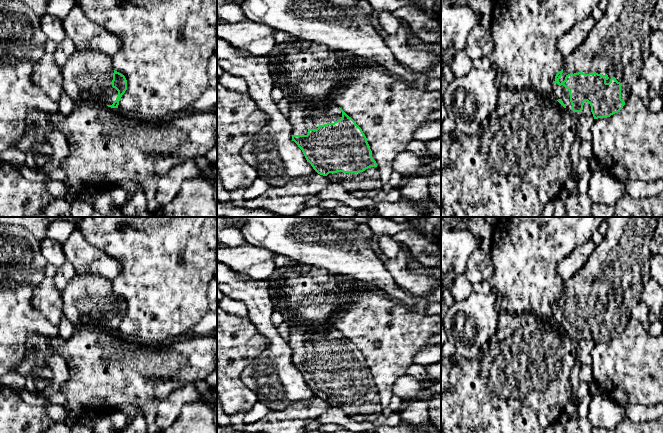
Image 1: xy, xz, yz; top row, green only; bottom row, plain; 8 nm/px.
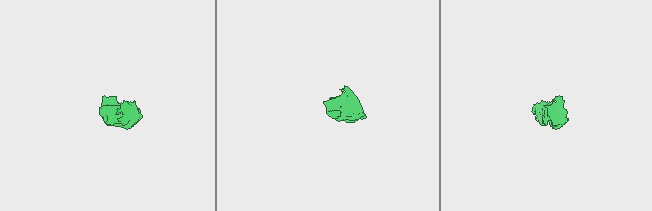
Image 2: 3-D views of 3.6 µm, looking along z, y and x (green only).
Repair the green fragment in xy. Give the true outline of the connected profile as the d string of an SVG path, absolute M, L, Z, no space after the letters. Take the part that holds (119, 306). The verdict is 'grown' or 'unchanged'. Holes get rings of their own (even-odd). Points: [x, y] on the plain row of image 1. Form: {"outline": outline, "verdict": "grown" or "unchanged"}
{"outline": "M75 274L60 292L63 316L77 329L98 328L118 332L119 325L127 314L127 304L124 299L114 294L112 280L101 275Z", "verdict": "grown"}

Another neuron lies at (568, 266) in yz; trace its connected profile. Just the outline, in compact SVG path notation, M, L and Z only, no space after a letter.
M589 240L576 247L568 256L560 260L557 266L557 273L563 280L571 278L582 268L587 259L595 249L594 243Z

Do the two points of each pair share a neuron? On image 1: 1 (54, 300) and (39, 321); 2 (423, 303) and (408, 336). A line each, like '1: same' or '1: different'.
1: different
2: different

